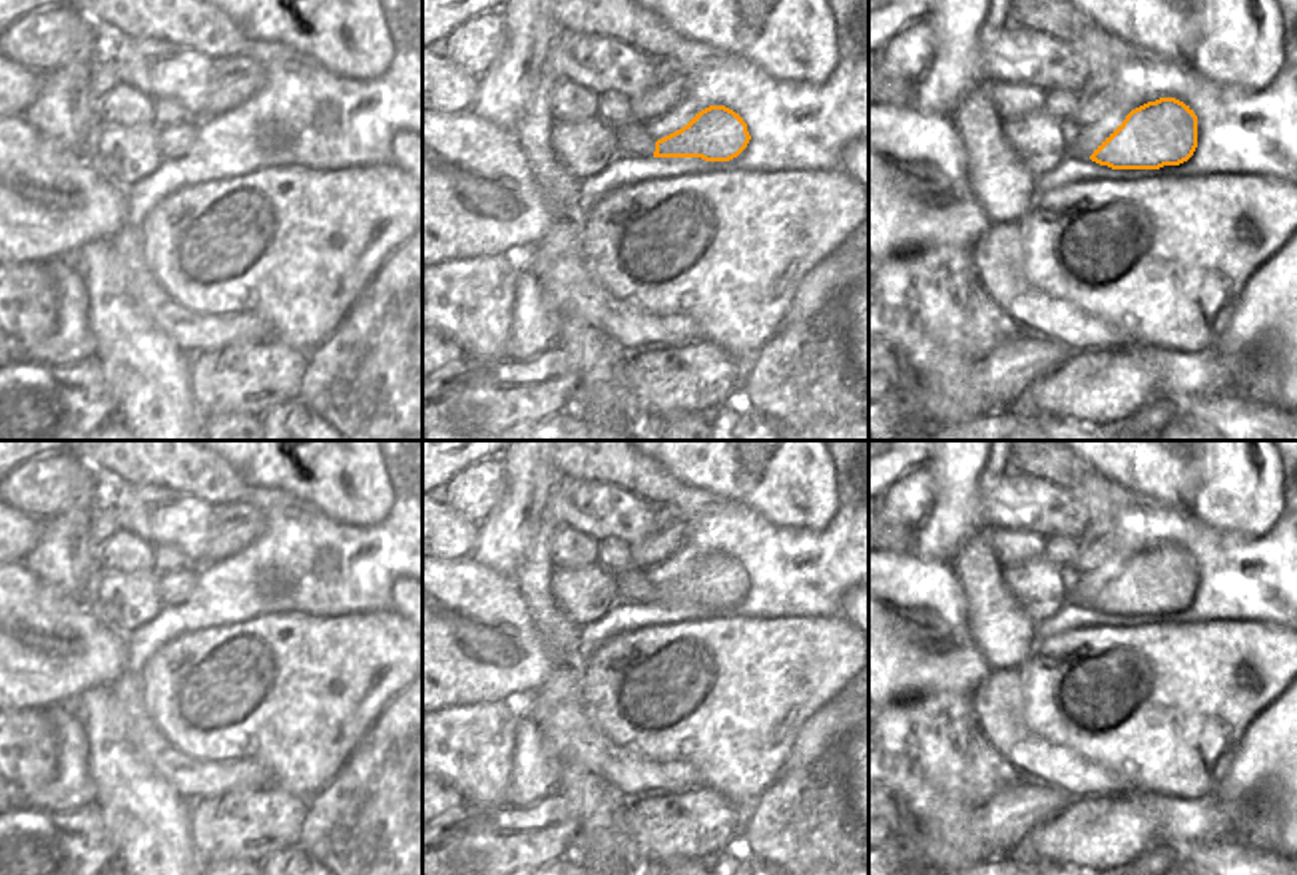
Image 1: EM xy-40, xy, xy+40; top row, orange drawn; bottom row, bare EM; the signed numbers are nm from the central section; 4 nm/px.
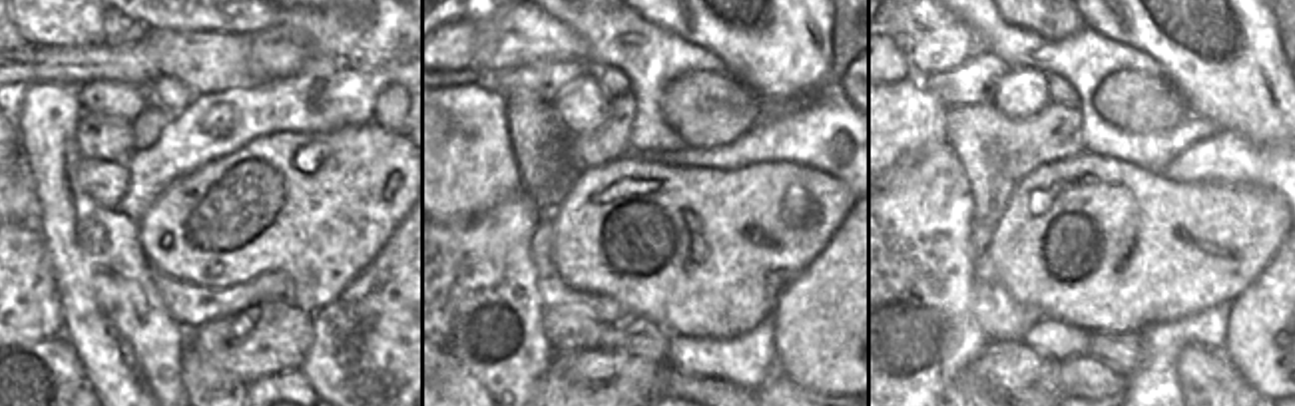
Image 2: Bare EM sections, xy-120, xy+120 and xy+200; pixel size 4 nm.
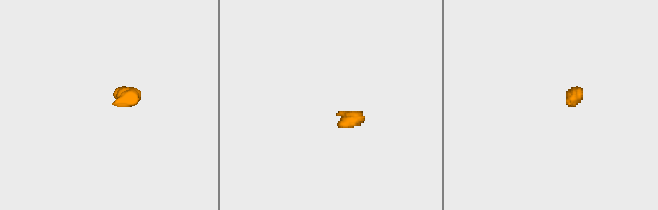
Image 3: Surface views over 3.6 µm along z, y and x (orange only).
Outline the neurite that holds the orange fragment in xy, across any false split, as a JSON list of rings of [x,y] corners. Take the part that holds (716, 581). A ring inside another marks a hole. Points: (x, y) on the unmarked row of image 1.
[[[709,552],[681,576],[653,588],[646,574],[630,568],[616,576],[620,604],[701,604],[729,608],[749,590],[747,570],[725,552]]]

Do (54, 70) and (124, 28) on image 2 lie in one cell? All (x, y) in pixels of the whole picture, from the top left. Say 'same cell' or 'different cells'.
different cells

